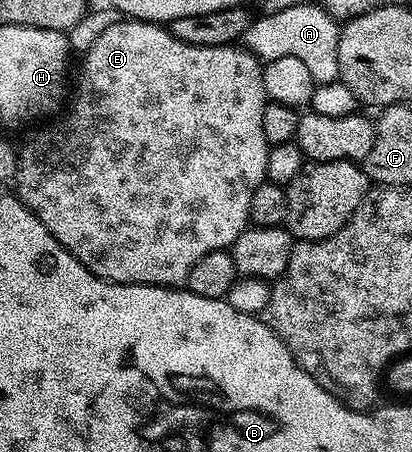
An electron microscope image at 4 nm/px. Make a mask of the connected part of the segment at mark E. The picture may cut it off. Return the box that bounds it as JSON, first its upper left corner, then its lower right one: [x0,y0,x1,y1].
[16,18,271,286]

